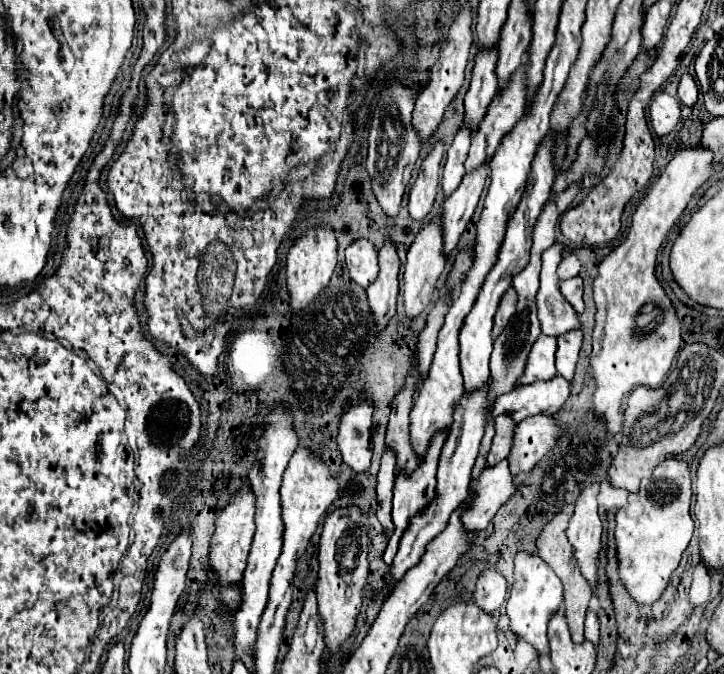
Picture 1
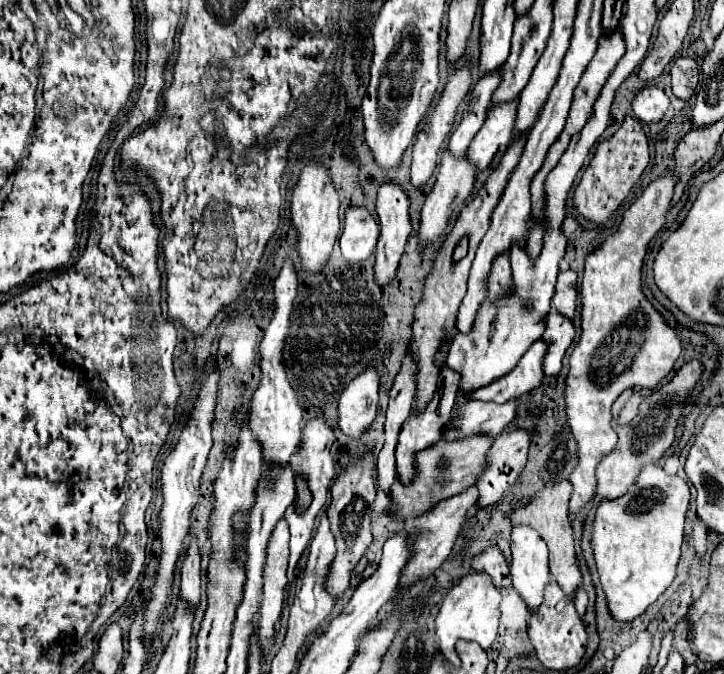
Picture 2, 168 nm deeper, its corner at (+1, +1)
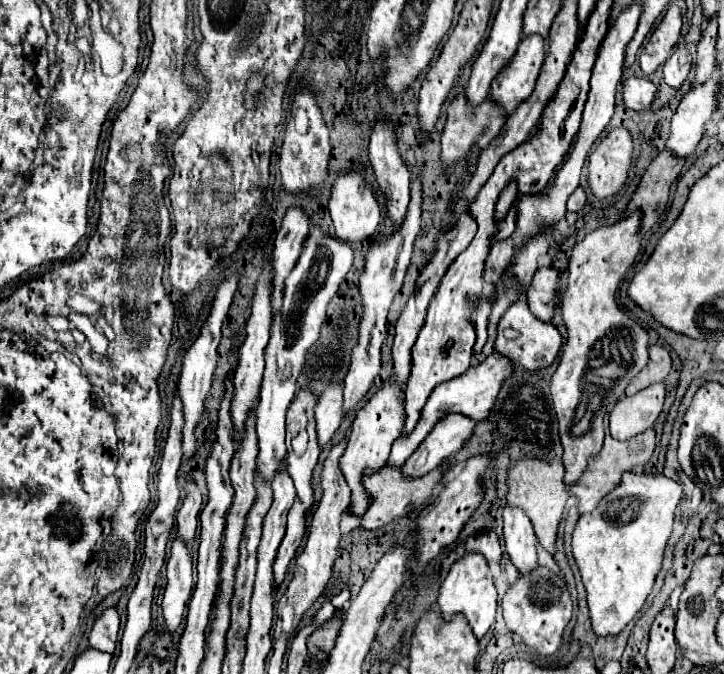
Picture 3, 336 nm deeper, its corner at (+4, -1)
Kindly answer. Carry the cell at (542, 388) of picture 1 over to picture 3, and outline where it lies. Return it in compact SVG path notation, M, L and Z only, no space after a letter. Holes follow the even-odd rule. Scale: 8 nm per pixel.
M446 416L426 436L424 444L420 444L420 448L402 464L402 476L420 478L438 468L448 456L464 446L474 432L474 424L476 422L472 420L464 420L464 416Z

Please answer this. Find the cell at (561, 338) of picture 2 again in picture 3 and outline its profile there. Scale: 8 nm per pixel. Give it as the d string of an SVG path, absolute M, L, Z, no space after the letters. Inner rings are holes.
M524 298L516 300L516 304L512 304L498 322L498 336L496 336L494 348L502 356L510 358L512 362L522 364L530 372L536 372L538 368L550 366L558 356L560 346L562 346L562 336L560 336L558 328L552 326L550 322L536 320L536 316L532 316L528 302Z

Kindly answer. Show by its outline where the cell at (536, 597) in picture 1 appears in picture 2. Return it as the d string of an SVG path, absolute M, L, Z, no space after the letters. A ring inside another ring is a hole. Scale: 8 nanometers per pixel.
M515 526L511 534L511 578L529 612L535 612L551 580L549 550L543 538L527 526Z

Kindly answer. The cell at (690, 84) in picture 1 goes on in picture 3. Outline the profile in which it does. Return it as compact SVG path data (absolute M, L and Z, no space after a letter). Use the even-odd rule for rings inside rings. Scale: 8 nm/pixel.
M680 44L680 46L672 52L672 56L666 60L666 64L664 64L664 82L666 82L668 86L672 86L672 88L678 90L678 88L682 86L682 82L686 80L690 68L692 68L692 56L690 56L690 52Z

